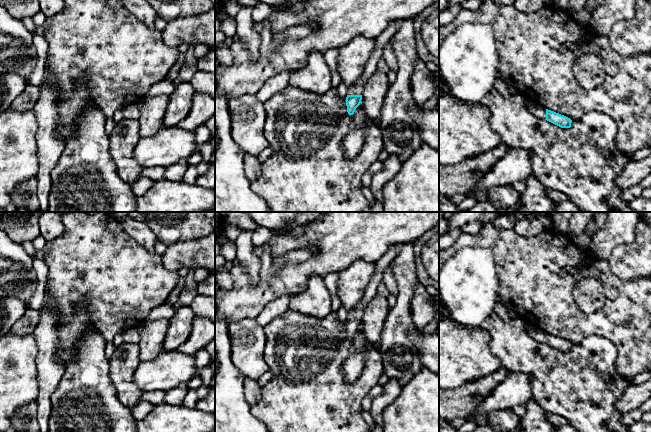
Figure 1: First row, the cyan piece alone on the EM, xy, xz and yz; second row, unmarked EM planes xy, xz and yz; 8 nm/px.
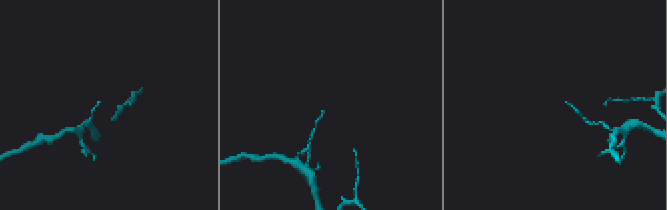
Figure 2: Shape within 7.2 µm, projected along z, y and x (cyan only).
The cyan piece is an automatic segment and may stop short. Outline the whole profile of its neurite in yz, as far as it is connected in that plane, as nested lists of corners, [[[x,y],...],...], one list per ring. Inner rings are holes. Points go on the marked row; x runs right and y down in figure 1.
[[[526,101],[525,106],[530,113],[539,119],[547,120],[561,128],[571,127],[572,120],[564,115],[545,109],[543,106],[531,101]]]

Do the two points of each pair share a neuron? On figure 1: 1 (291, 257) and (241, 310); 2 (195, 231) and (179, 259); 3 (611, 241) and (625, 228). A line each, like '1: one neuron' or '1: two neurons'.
1: two neurons
2: two neurons
3: one neuron

